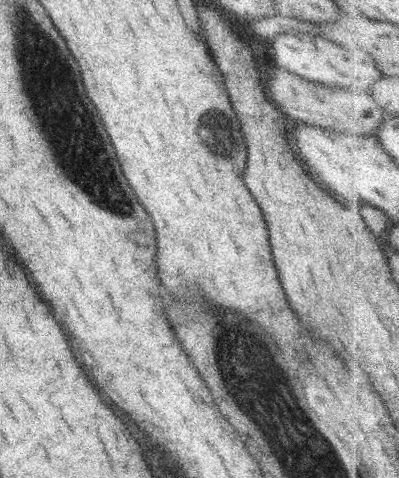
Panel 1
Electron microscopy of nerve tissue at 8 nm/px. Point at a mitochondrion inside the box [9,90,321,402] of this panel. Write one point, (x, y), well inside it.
(223, 141)

